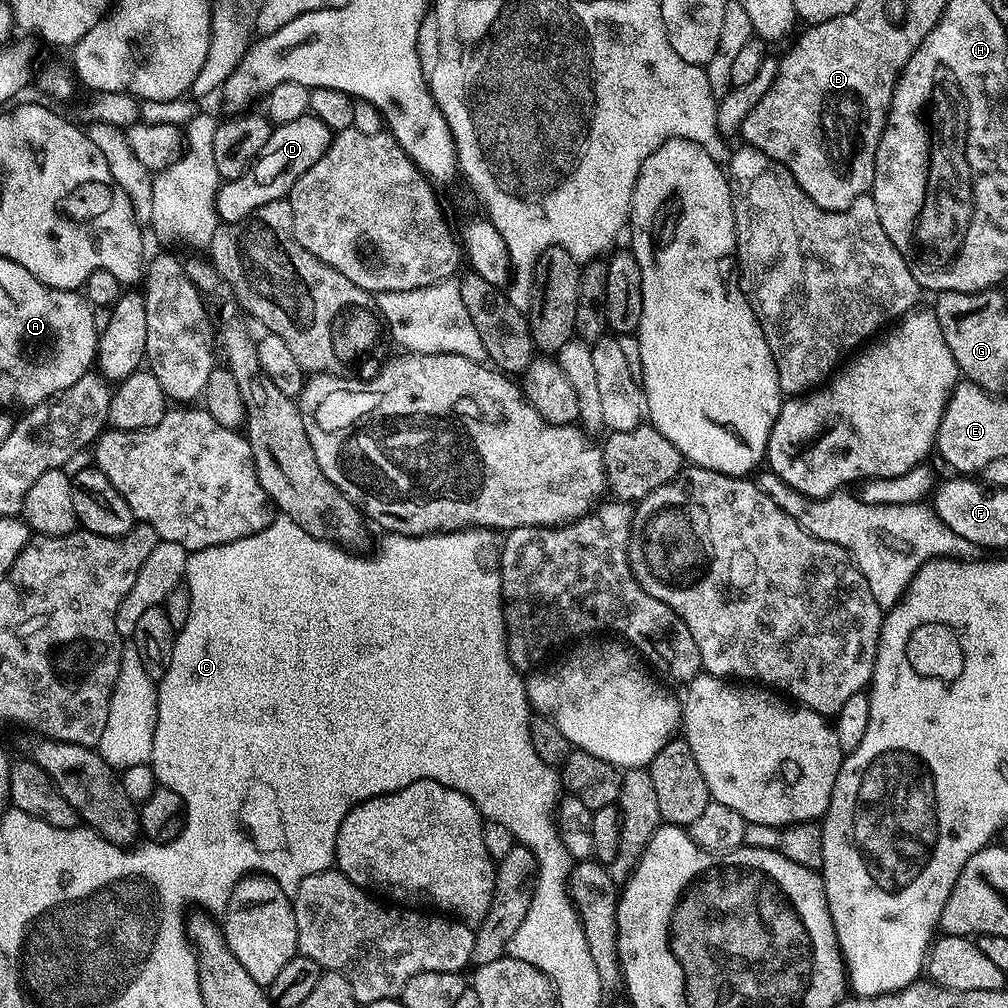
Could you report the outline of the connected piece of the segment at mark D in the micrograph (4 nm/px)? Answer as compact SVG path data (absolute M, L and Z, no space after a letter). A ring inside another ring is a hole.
M311 114L302 118L294 118L294 122L286 122L273 127L266 146L260 157L242 178L221 183L216 195L216 213L225 224L242 222L255 208L266 206L275 200L282 200L292 191L294 182L318 162L332 145L333 131L327 128L317 116Z

